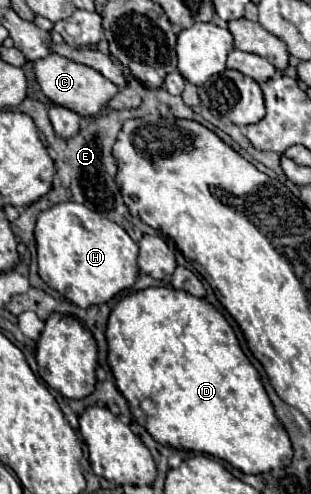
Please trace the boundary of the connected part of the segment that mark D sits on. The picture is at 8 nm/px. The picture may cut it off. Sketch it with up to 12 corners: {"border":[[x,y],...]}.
{"border":[[123,297],[109,367],[145,429],[243,473],[293,447],[229,321]]}

